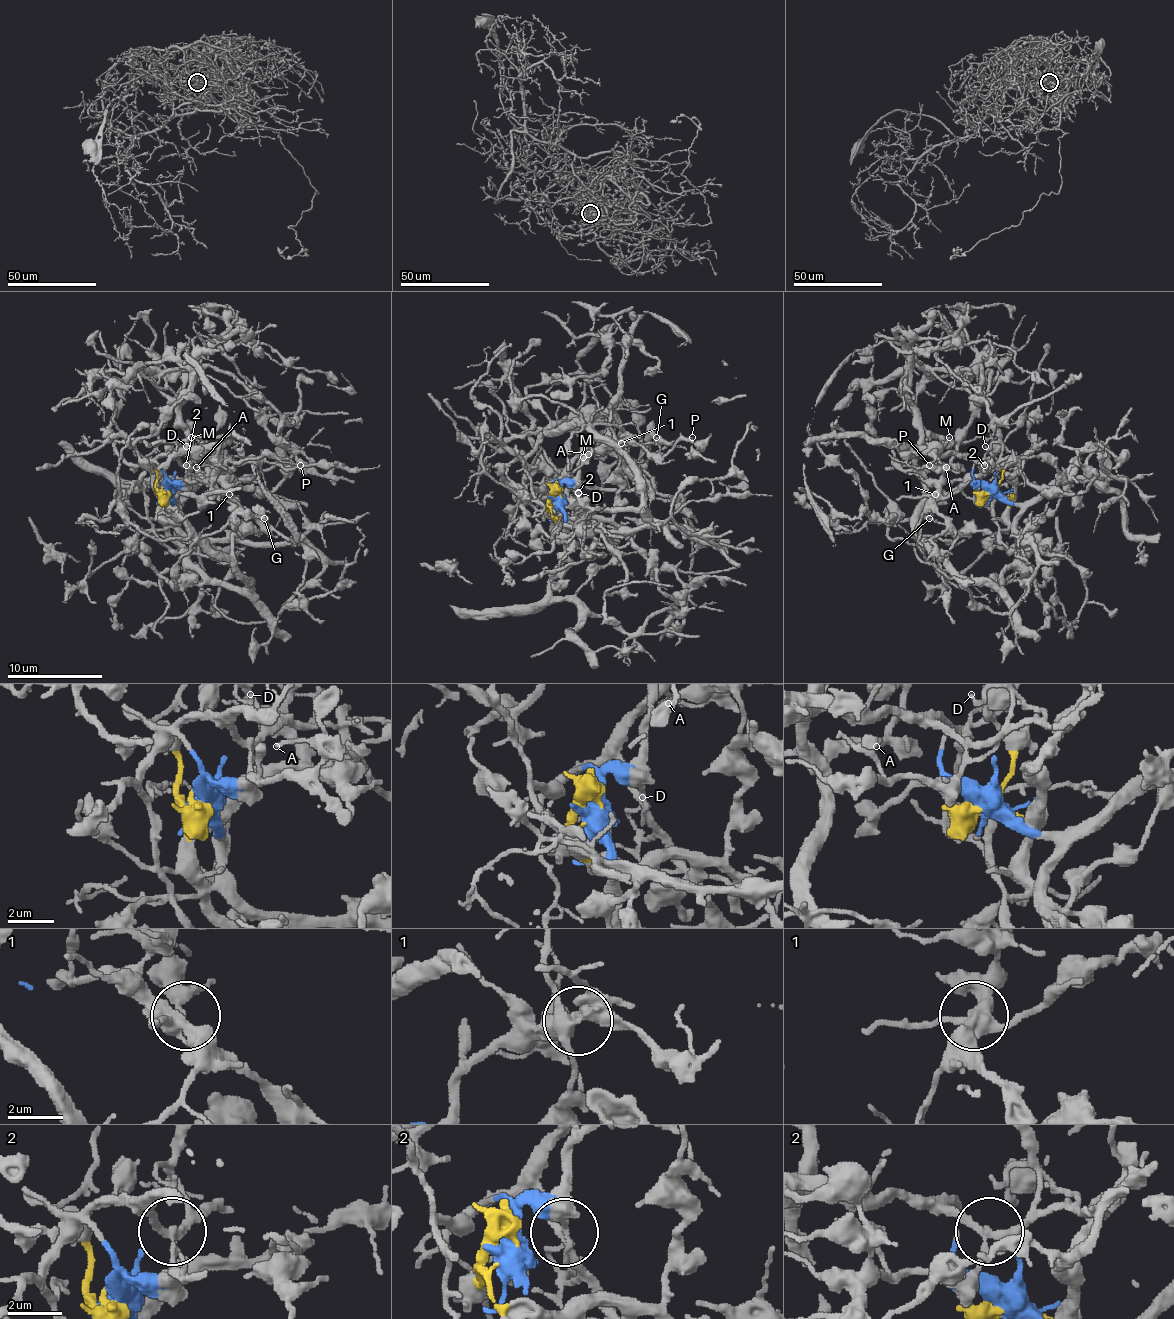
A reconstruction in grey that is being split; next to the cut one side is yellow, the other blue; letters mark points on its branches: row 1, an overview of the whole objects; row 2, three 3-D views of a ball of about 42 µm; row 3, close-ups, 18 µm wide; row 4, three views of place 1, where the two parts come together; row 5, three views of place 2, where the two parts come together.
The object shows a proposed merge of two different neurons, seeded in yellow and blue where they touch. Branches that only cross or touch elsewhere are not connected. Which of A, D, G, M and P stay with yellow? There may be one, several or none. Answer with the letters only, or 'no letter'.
D, M

